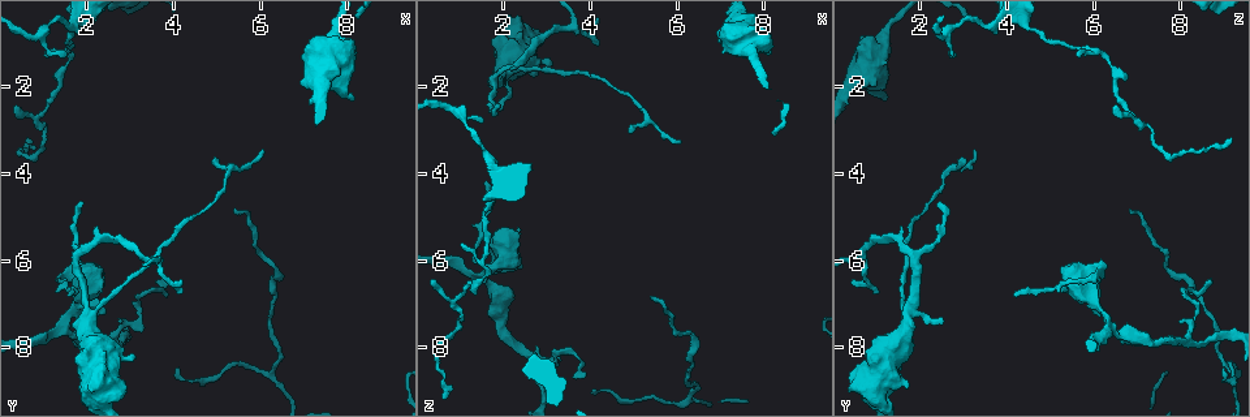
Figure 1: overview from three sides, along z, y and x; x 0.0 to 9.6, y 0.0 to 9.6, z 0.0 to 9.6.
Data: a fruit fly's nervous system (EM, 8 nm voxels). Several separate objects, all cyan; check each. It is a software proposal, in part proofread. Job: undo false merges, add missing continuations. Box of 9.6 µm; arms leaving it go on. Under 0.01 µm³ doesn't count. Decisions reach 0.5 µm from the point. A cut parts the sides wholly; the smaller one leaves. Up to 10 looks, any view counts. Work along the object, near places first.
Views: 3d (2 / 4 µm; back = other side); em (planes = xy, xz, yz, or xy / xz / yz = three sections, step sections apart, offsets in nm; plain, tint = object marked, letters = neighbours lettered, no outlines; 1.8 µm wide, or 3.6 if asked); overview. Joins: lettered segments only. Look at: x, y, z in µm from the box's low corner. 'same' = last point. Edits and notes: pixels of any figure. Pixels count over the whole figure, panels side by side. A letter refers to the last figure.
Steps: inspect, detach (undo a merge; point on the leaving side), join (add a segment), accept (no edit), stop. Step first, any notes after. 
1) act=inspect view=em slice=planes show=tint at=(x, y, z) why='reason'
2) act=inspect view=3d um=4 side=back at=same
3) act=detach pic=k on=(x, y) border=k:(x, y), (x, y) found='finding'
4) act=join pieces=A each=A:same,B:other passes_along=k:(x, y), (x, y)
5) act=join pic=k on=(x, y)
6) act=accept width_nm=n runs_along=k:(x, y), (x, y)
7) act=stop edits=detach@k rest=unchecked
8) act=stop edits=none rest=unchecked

act=inspect view=em slice=yz step=16 show=tint at=(8.10, 2.35, 1.25) why='free end'

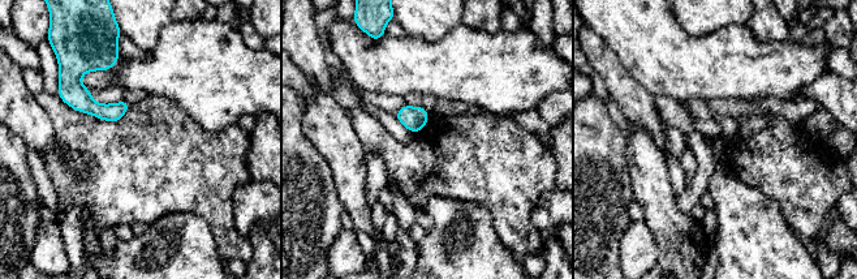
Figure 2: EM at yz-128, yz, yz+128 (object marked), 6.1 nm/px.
act=inspect view=em slice=planes show=letters at=same why='cut it another way'

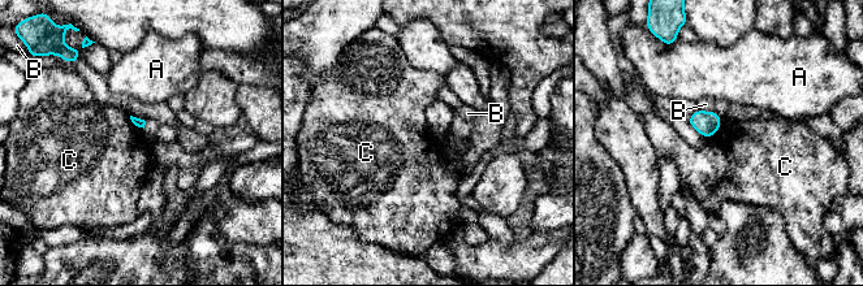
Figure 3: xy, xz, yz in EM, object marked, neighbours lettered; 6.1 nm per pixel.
act=accept each=A:other,B:other,C:other found='none of them fits'

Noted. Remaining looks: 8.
act=inspect view=em slice=planes show=letters at=(3.05, 8.20, 1.50) why='stops while still wide'

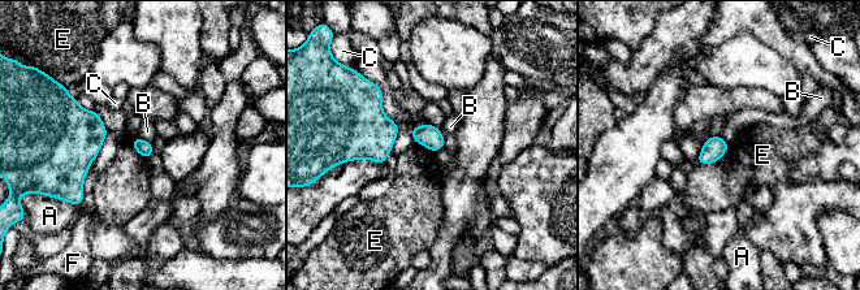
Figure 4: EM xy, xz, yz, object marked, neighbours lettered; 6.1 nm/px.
act=accept each=A:other,B:other,C:other,E:other,F:other border=4:(137, 135), (151, 143) found='none of them fits'

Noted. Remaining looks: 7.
act=inspect view=3d um=4 at=(1.75, 0.65, 4.65) why='thick turns thin'

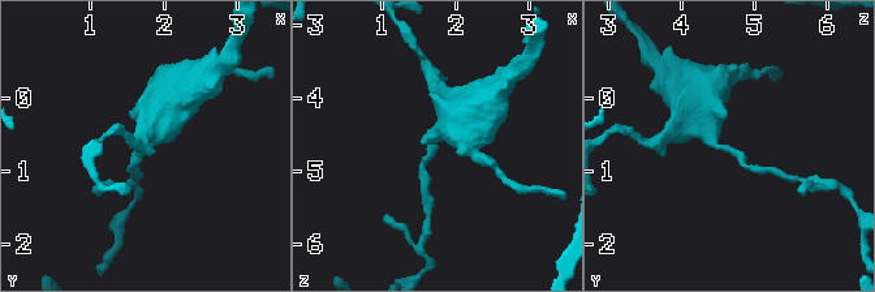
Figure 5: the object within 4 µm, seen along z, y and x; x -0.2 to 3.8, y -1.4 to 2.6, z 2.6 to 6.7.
act=inspect view=em slice=xy step=16 show=letters at=(1.70, 0.65, 4.60) why='need the tissue'

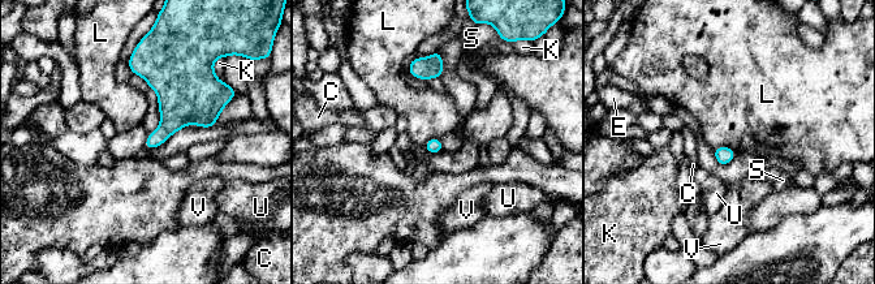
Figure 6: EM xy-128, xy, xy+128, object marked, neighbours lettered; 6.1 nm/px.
act=accept width_nm=90 each=C:other,E:other,K:other,L:other,S:other,U:other,V:other border=6:(714, 149), (729, 146), (736, 153) found='continuous, no second neuron'

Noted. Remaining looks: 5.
act=inspect view=3d um=4 side=back at=(2.40, 7.30, 6.25) why='thick end'

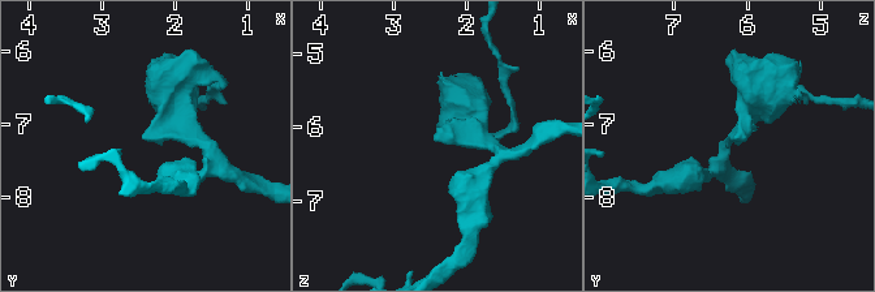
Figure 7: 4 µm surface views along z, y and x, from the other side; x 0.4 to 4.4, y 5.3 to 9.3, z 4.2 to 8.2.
act=inspect view=em slice=xz step=4 show=letters at=(2.40, 7.20, 6.15)

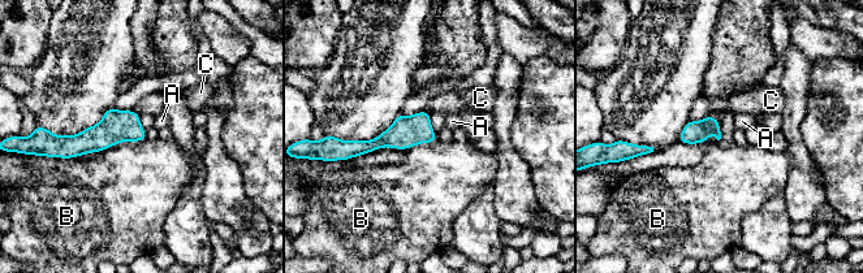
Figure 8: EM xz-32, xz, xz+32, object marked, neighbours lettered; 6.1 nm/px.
act=accept each=A:other,B:other,C:other found='none of them fits'

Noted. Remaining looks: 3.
act=stop edits=none rest=unchecked

